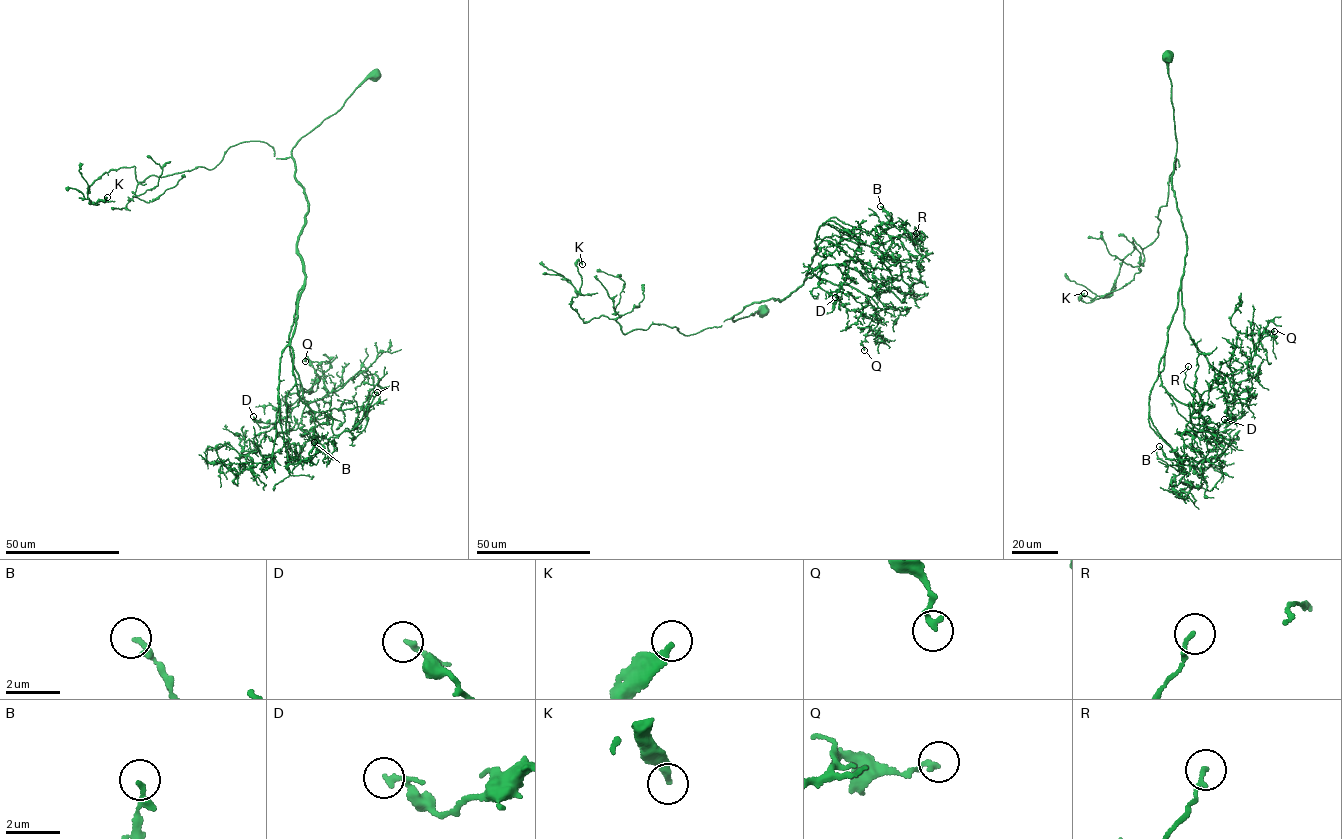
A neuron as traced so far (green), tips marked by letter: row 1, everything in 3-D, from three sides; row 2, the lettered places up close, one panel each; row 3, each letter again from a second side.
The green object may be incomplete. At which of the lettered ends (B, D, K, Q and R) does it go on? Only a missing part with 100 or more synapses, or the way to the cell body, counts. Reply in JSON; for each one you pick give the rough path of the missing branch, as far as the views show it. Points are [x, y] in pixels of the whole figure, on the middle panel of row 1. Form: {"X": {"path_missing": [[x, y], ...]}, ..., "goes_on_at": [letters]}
{"goes_on_at": []}

